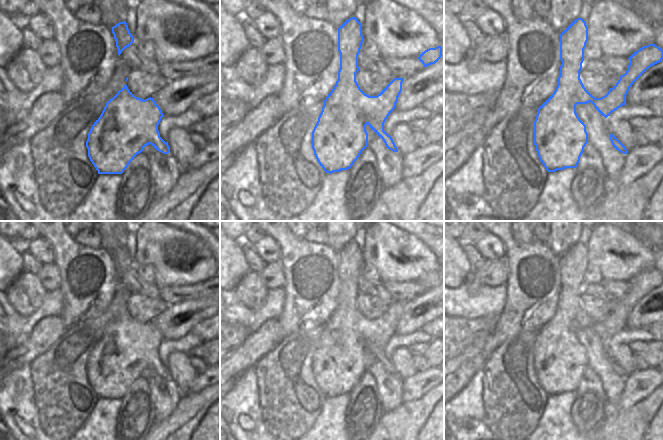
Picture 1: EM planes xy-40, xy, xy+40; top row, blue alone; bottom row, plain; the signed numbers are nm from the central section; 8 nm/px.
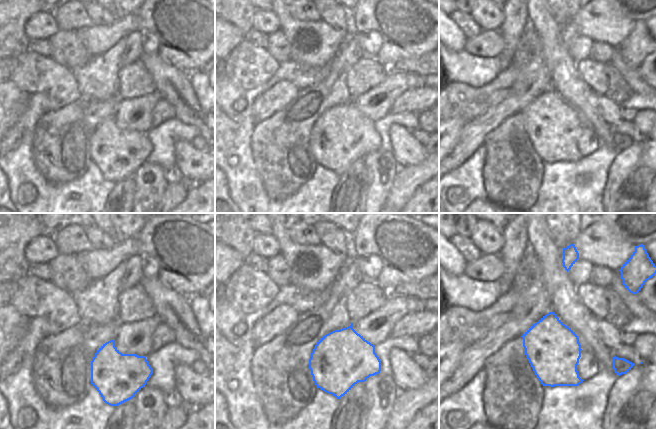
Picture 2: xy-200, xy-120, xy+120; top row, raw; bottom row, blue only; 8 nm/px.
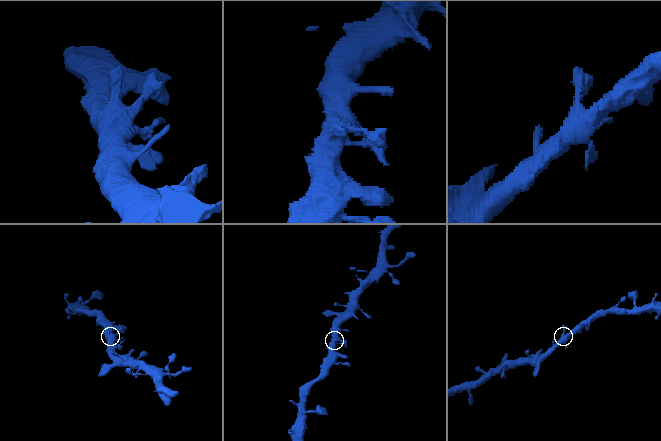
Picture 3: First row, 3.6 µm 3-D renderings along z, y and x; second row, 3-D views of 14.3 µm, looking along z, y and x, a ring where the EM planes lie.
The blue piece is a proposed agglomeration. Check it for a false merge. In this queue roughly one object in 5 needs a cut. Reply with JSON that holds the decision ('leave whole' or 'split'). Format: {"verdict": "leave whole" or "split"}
{"verdict": "leave whole"}

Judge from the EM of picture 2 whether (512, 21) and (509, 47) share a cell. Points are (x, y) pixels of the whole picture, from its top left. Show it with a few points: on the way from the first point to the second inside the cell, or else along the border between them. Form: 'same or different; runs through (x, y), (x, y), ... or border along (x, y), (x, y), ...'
same; runs through (512, 27), (510, 41)

